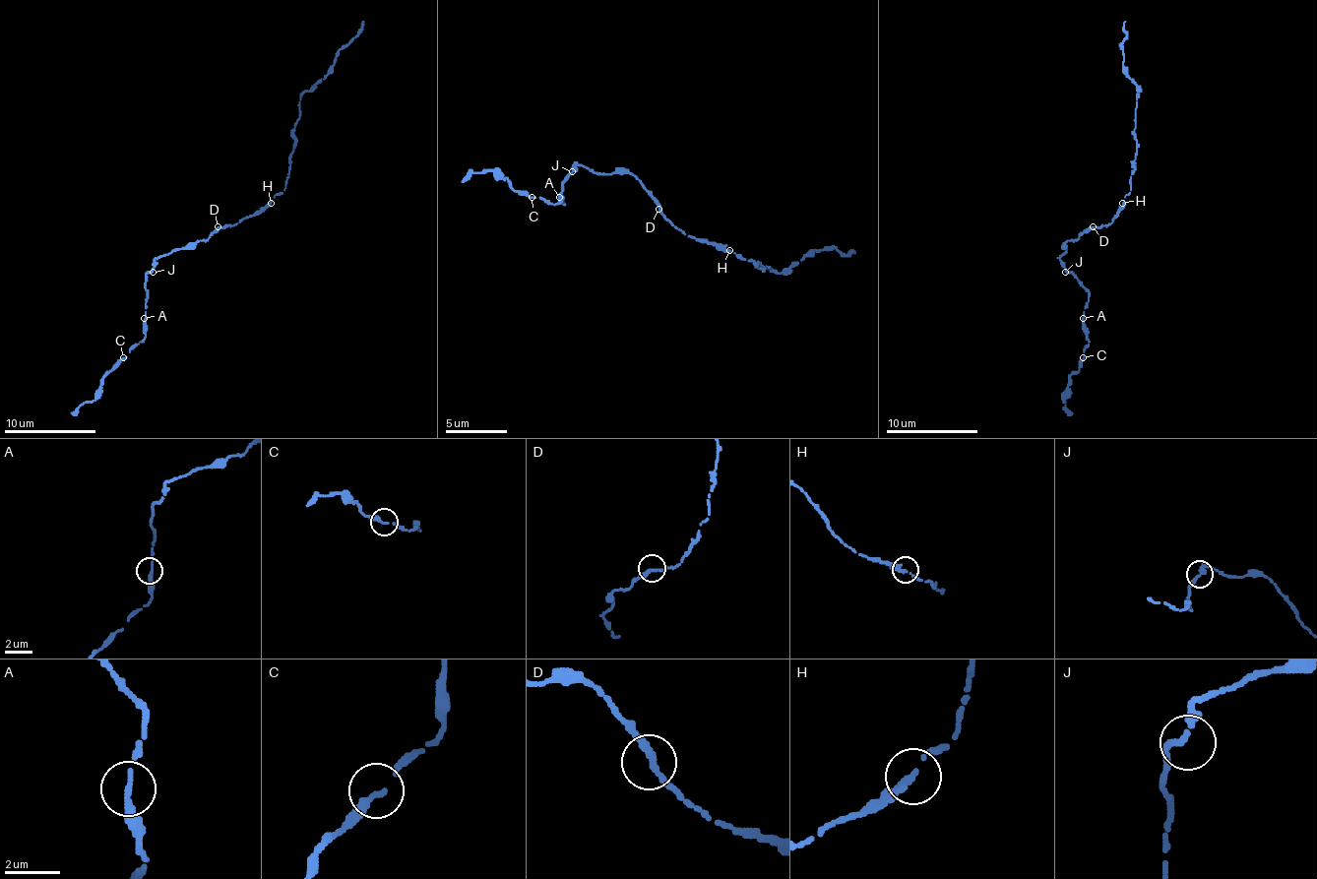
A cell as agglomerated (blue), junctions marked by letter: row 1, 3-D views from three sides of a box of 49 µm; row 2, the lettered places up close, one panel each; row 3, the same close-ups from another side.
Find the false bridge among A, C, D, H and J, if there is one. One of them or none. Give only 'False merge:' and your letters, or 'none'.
False merge: none

